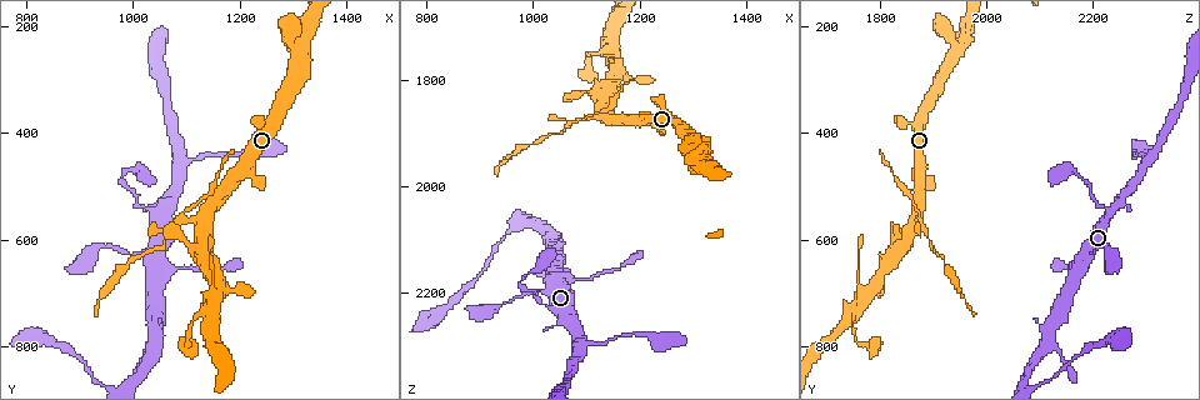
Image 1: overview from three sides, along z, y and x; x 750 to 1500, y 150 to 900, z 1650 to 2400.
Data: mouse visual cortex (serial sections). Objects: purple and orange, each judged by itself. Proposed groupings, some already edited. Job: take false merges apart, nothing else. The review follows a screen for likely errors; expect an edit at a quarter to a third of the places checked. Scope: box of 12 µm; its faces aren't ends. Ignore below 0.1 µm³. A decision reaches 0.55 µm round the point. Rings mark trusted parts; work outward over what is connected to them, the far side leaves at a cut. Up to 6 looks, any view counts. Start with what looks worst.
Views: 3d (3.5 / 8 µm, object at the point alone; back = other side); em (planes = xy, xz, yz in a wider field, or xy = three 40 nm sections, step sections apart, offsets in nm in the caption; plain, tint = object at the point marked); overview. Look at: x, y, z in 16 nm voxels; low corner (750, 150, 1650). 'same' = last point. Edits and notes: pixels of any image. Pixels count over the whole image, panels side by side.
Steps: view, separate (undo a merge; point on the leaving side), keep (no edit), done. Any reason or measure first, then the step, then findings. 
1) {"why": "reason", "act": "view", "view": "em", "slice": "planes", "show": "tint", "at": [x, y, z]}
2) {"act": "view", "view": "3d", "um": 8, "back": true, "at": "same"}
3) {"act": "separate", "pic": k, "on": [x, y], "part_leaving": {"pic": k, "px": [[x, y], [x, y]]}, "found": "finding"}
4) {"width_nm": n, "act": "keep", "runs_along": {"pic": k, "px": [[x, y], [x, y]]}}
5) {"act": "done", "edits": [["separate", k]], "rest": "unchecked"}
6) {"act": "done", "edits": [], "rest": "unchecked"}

{"why": "thin arm on a thick one", "act": "view", "view": "3d", "um": 8, "at": [1125, 560, 1865]}

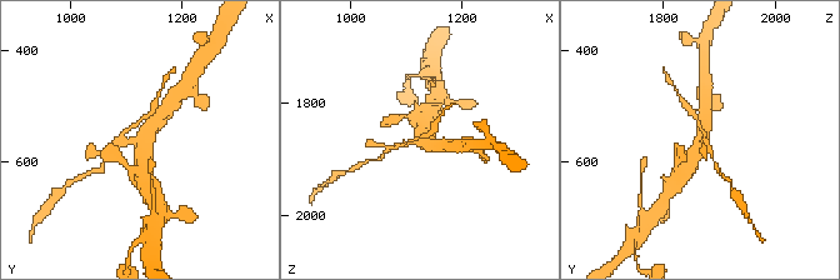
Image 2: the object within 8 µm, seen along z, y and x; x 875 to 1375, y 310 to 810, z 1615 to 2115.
{"why": "zoom in", "act": "view", "view": "3d", "um": 3.5, "at": [1130, 565, 1865]}

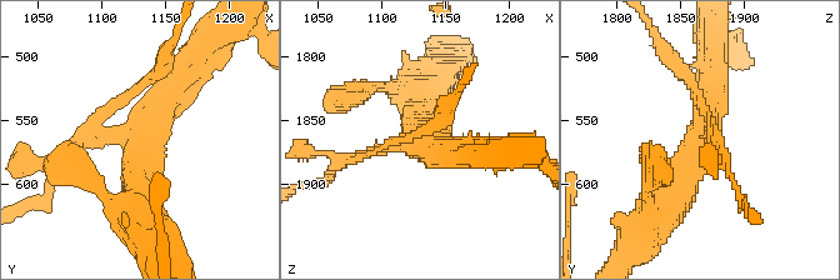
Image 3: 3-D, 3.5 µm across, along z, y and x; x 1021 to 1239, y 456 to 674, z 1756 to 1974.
{"act": "separate", "pic": 3, "on": [719, 165], "part_leaving": {"pic": 3, "px": [[710, 136], [749, 213]]}, "found": "two cells meet here"}

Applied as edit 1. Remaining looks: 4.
{"act": "view", "view": "overview"}

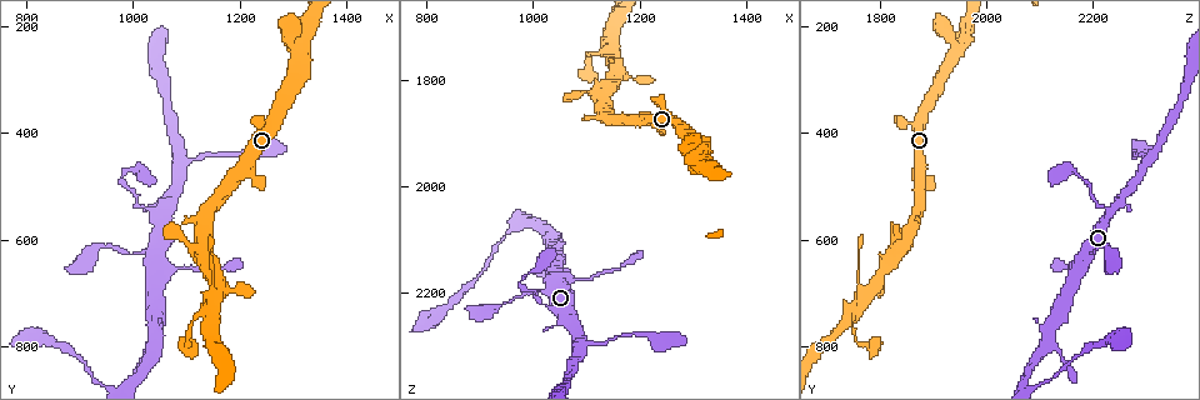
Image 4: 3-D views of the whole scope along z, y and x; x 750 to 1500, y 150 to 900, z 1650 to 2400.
{"why": "sudden change in width", "act": "view", "view": "3d", "um": 3.5, "back": true, "at": [1025, 540, 2225]}

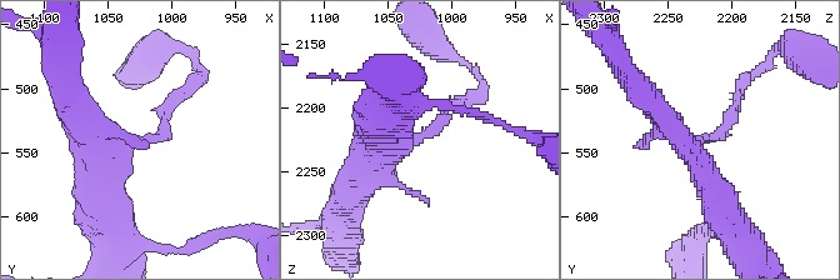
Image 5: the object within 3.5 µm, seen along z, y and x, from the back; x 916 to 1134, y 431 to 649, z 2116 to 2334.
{"arm_widths_nm": [150, 300], "act": "view", "view": "em", "slice": "planes", "show": "tint", "at": [1020, 538, 2224]}

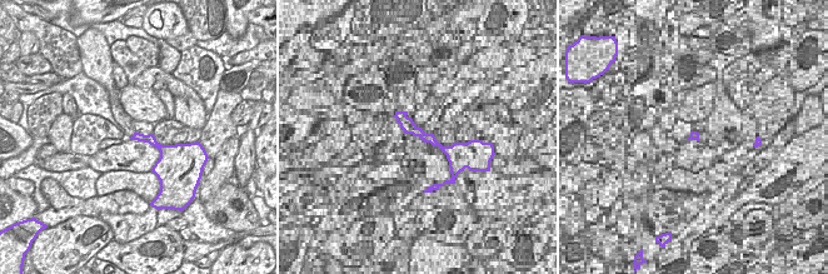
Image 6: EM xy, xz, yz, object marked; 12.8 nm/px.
{"act": "keep", "found": "one cell here"}

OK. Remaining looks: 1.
{"act": "done", "edits": [["separate", 3]], "rest": "unchecked"}

